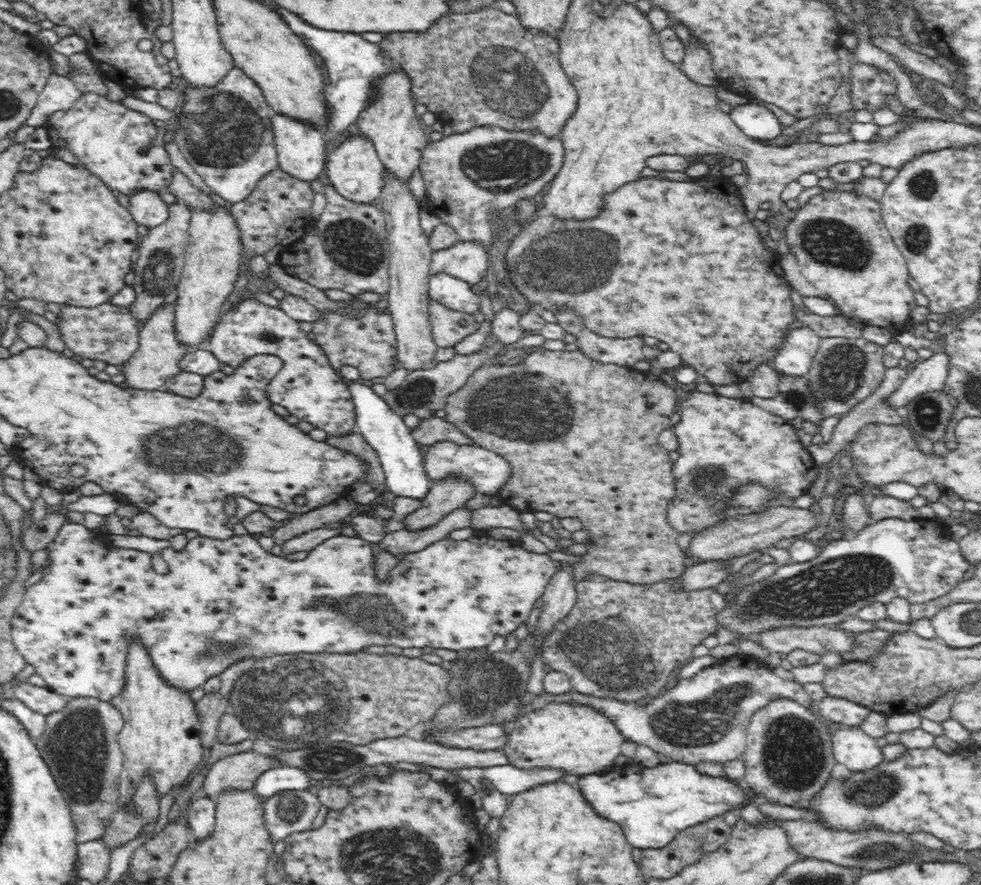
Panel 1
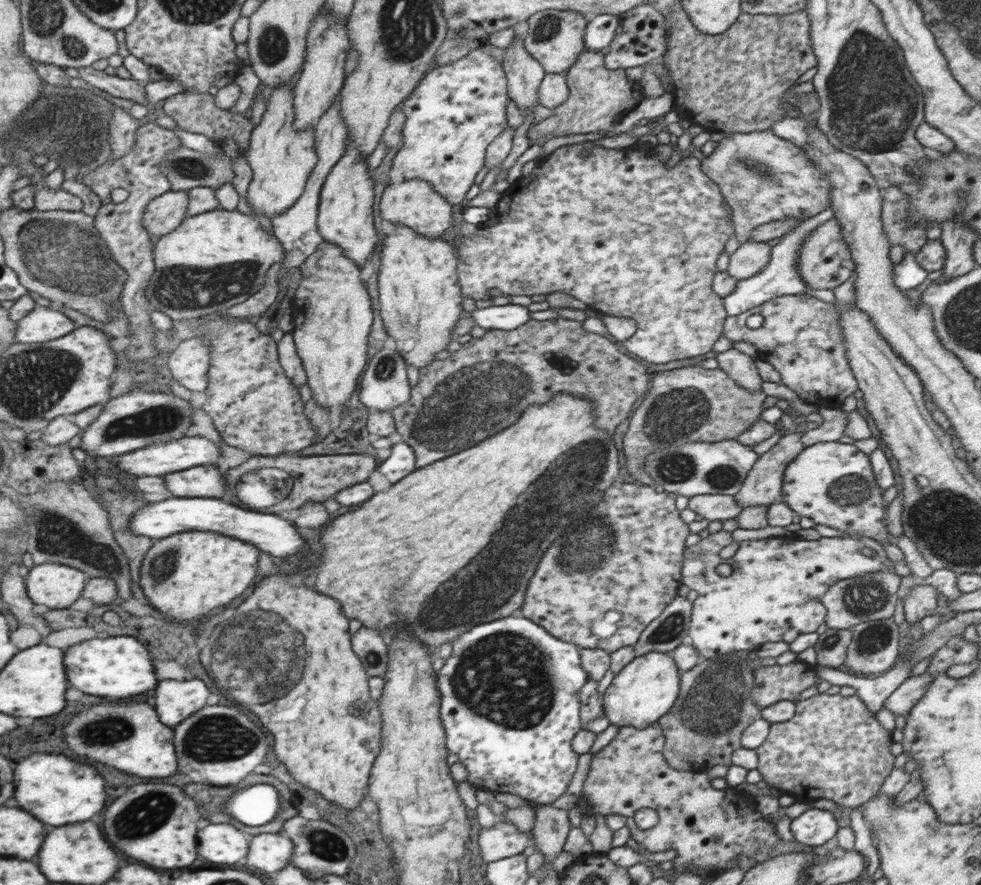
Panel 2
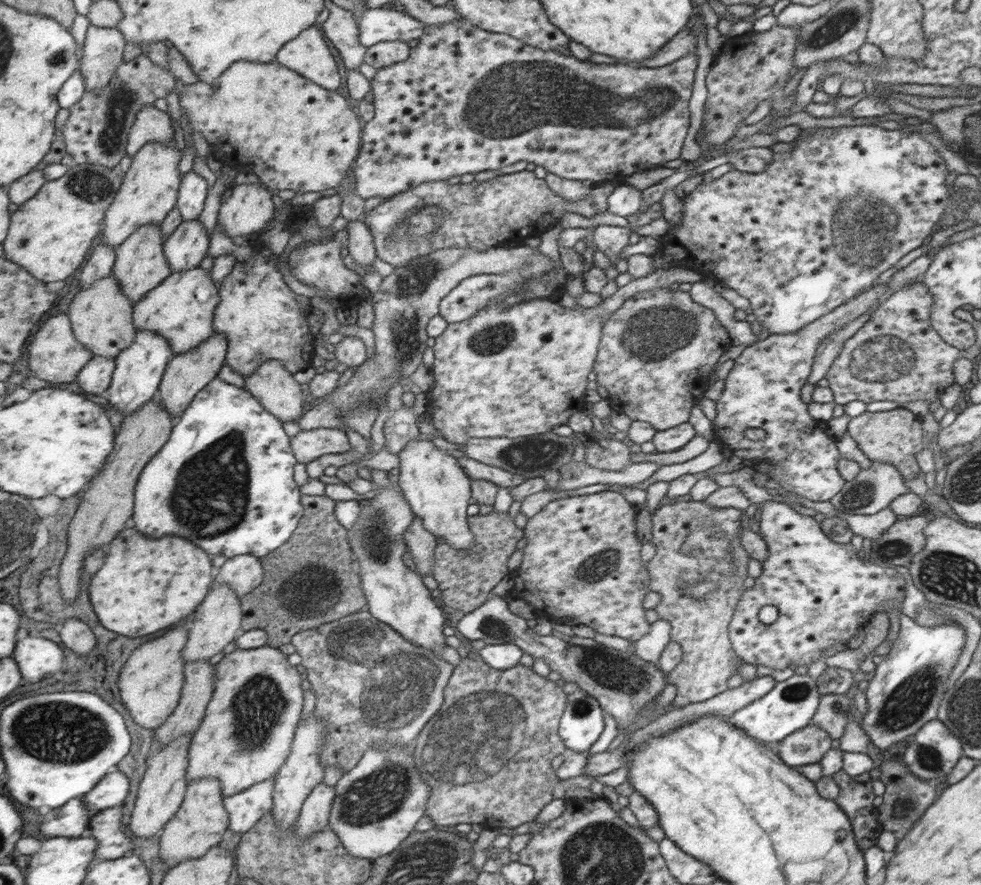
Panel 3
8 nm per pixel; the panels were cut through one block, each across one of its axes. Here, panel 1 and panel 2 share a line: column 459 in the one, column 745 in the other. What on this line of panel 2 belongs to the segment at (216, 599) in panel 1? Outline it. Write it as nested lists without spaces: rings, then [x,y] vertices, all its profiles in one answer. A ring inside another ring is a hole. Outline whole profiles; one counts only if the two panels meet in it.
[[[720,530],[716,534],[710,534],[706,540],[700,540],[698,544],[690,546],[690,549],[685,550],[684,569],[682,570],[682,582],[688,586],[691,590],[698,593],[698,598],[693,602],[693,609],[691,612],[691,624],[689,628],[689,636],[692,638],[692,646],[698,651],[702,660],[716,658],[720,654],[728,654],[733,650],[755,650],[760,647],[760,644],[764,642],[787,642],[790,644],[794,642],[800,634],[810,634],[810,632],[816,632],[822,624],[824,624],[824,618],[828,616],[828,608],[822,606],[825,594],[828,593],[834,585],[837,585],[838,581],[844,581],[847,578],[854,578],[858,575],[869,574],[870,572],[879,572],[886,569],[884,563],[888,560],[887,554],[881,544],[874,539],[869,538],[841,538],[841,537],[821,537],[819,540],[794,540],[791,541],[787,538],[764,538],[764,540],[746,540],[740,542],[738,552],[732,558],[720,558],[720,551],[732,543],[732,536],[730,533]],[[862,548],[869,548],[874,550],[874,556],[864,556],[862,554]],[[720,566],[729,566],[730,572],[724,572],[719,570]]]

